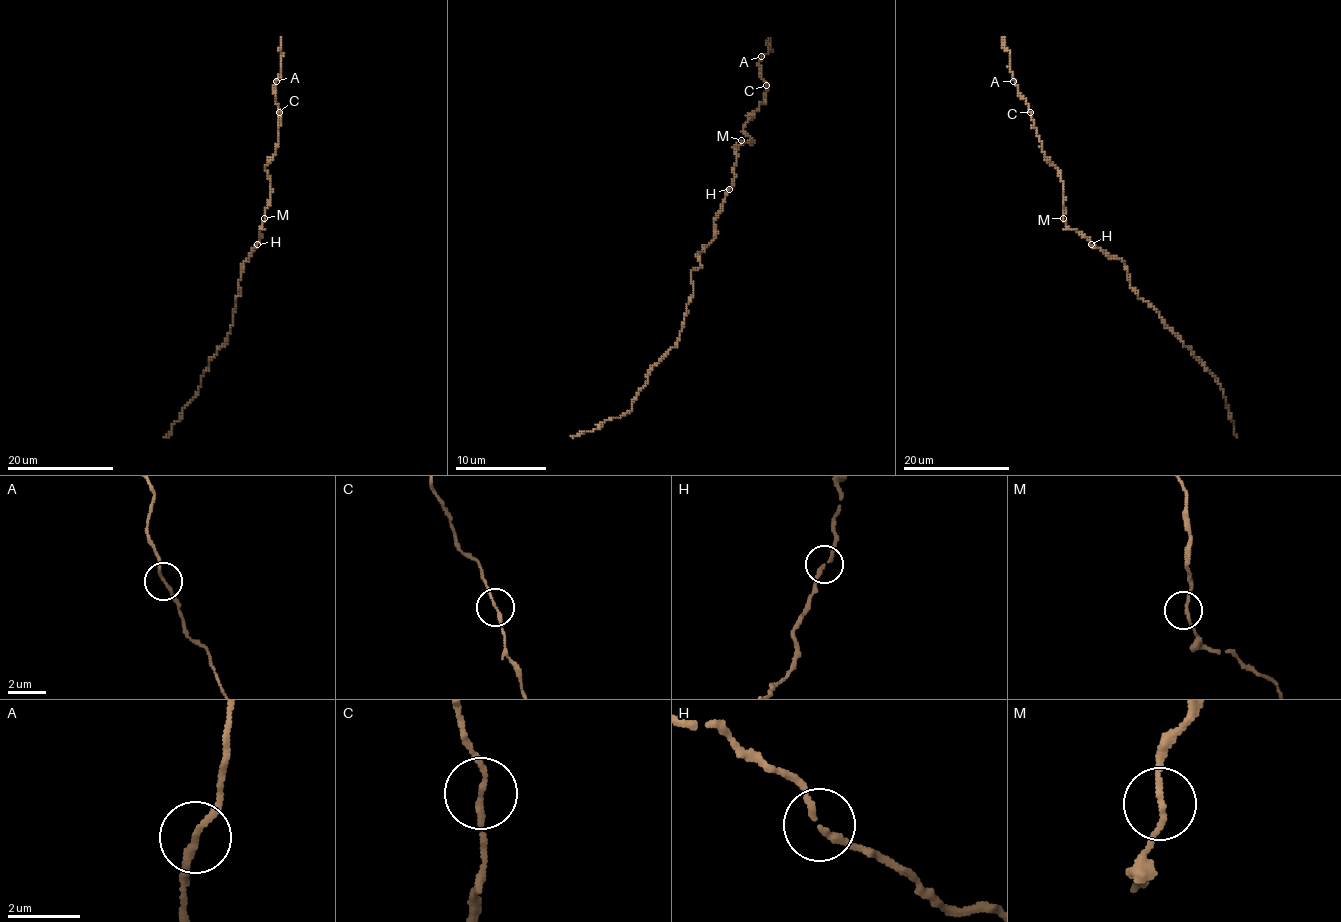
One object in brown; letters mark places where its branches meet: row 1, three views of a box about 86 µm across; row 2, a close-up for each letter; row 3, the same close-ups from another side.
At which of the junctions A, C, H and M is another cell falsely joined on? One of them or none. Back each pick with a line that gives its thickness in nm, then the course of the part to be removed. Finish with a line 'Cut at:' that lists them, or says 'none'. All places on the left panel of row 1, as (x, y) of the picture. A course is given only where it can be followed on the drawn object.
Cut at: none

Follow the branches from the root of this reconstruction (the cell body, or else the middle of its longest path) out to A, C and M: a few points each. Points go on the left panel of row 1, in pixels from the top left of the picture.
A: (251, 253), (259, 243), (264, 209), (271, 195), (266, 166), (279, 142), (280, 109), (275, 95), (276, 81)
C: (251, 253), (259, 243), (264, 209), (271, 195), (266, 166), (279, 142), (279, 113)
M: (251, 253), (259, 243), (264, 218)

